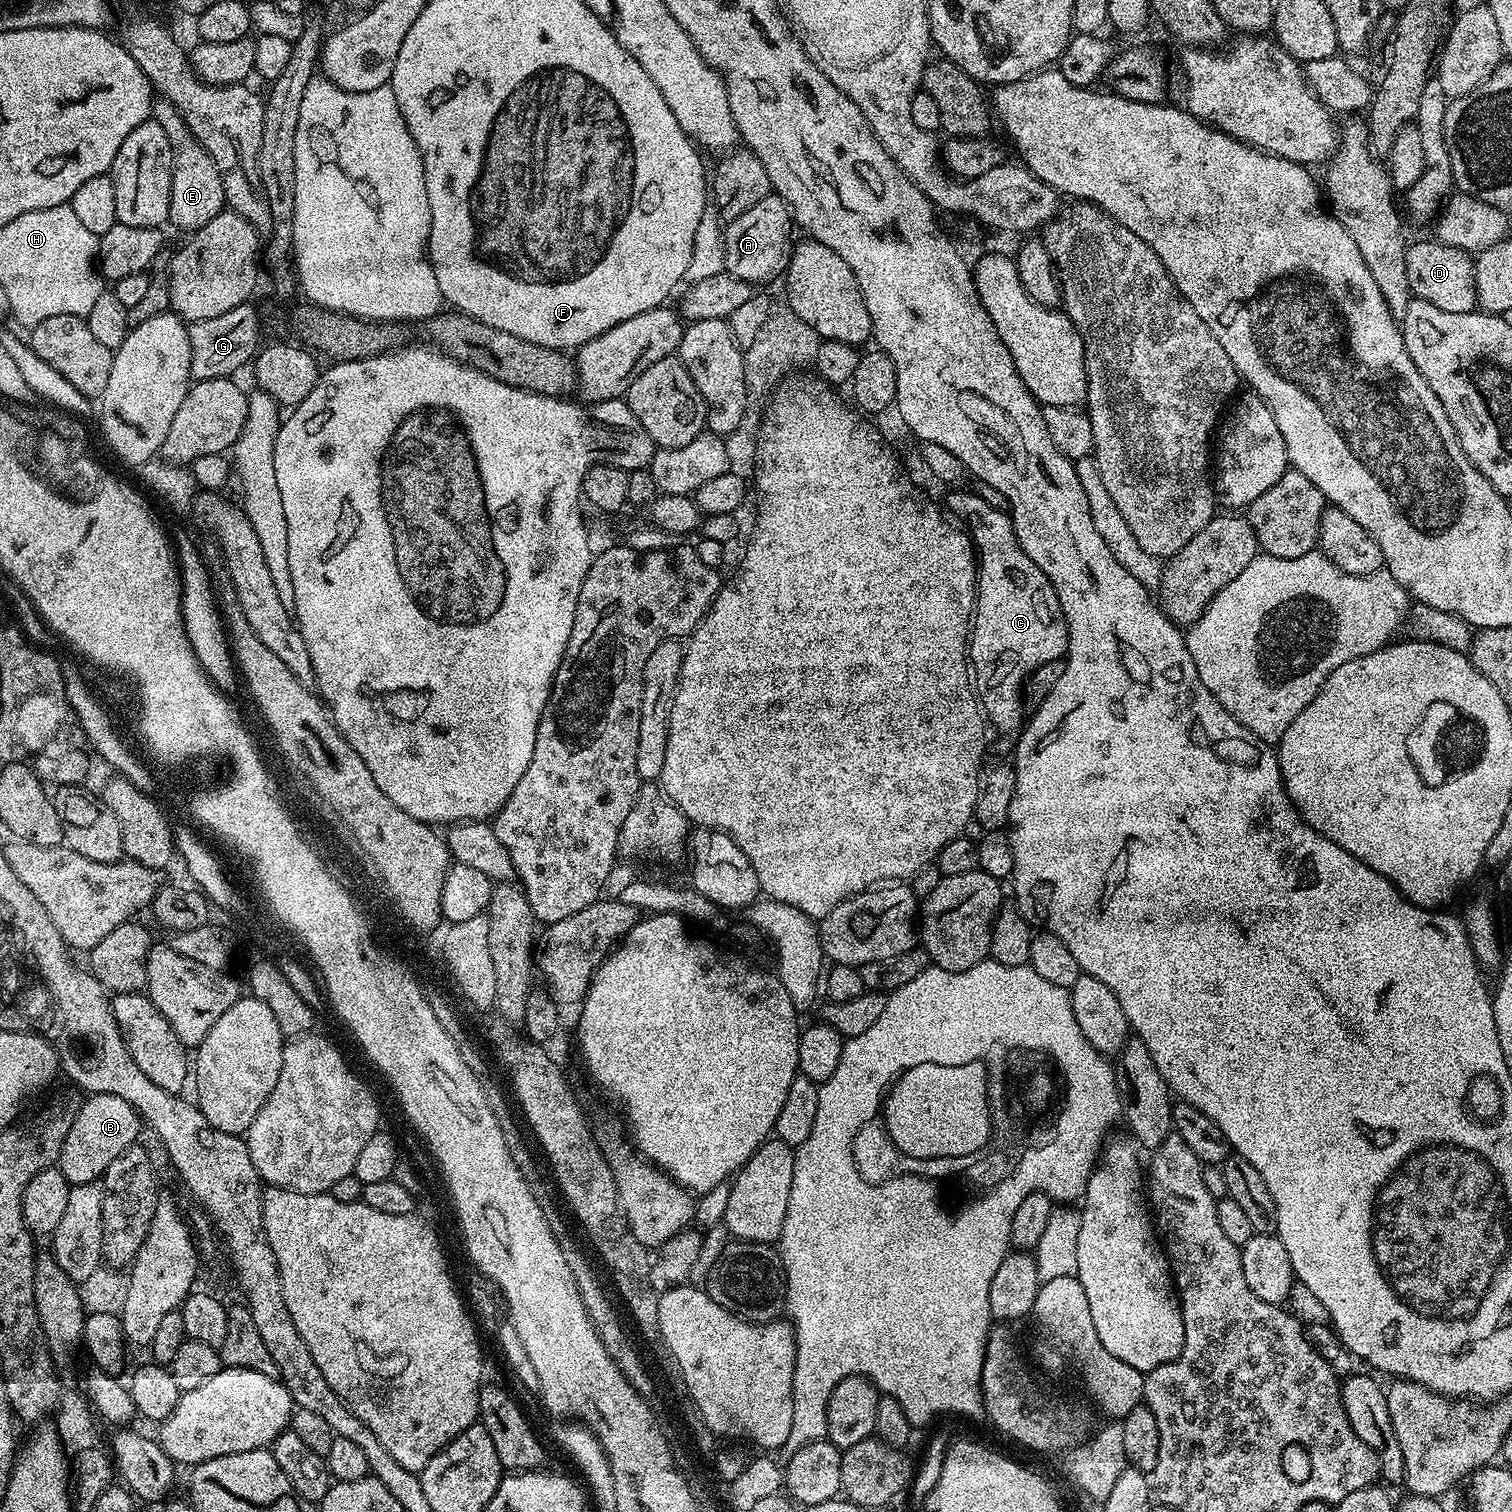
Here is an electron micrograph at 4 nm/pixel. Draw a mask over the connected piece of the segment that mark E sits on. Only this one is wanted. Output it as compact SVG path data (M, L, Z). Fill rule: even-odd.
M156 98L156 101L151 101L150 104L150 116L151 119L154 119L158 122L158 126L162 126L162 130L166 130L166 138L170 142L170 146L172 147L172 177L170 178L170 214L168 215L168 219L170 221L171 227L176 228L188 228L187 230L195 230L197 228L201 228L206 222L210 222L210 218L214 218L217 216L219 212L225 211L226 205L224 203L224 191L222 190L222 178L220 177L220 171L218 170L218 166L214 166L214 158L210 158L210 154L206 154L206 150L203 146L194 137L192 136L192 132L186 126L186 122L181 118L178 114L178 110L172 105L169 100L163 98Z

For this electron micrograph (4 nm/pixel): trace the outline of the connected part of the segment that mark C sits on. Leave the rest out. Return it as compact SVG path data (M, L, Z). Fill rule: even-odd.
M975 491L952 492L944 504L943 507L966 529L978 557L970 650L1017 648L1024 652L1024 659L1033 670L1047 660L1061 659L1068 651L1068 627L1058 594L1046 574L1042 574L1026 550L1022 550L1011 515L994 510Z

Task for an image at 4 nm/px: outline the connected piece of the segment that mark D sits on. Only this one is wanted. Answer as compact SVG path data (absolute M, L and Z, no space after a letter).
M1435 238L1409 243L1406 250L1406 278L1410 278L1410 290L1418 300L1447 310L1449 314L1466 314L1477 311L1476 287L1474 286L1473 257L1454 246L1446 246Z

